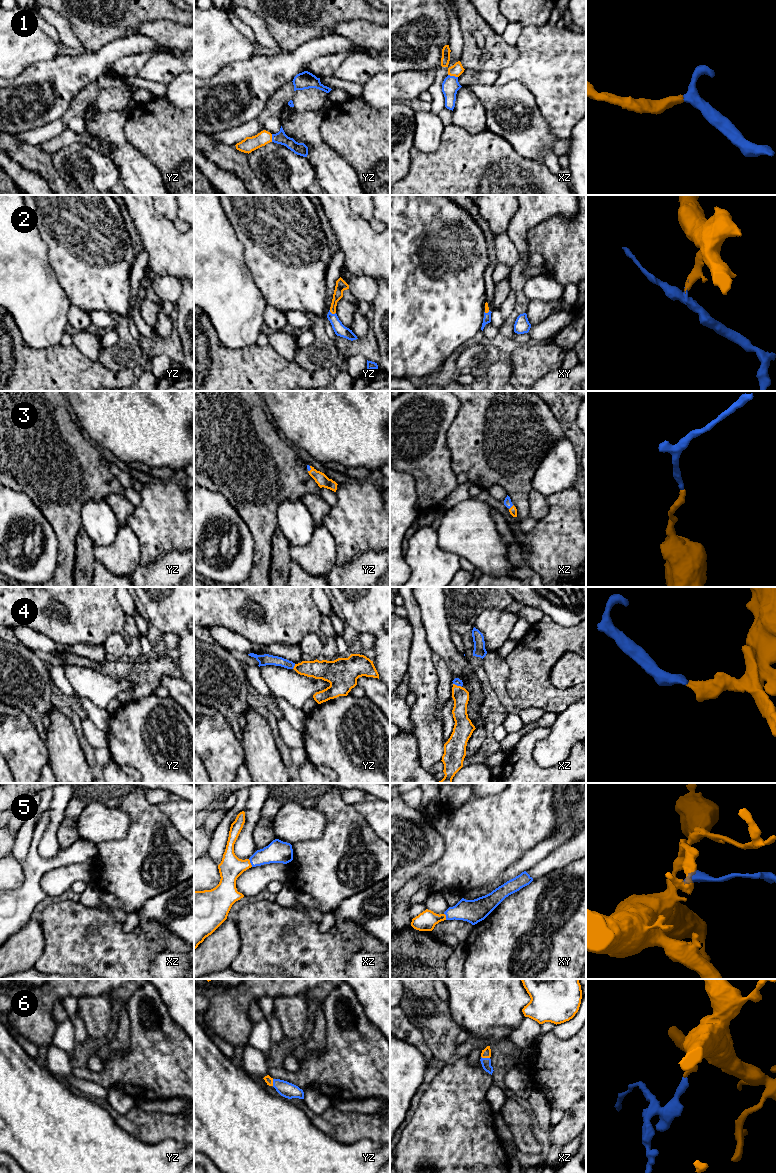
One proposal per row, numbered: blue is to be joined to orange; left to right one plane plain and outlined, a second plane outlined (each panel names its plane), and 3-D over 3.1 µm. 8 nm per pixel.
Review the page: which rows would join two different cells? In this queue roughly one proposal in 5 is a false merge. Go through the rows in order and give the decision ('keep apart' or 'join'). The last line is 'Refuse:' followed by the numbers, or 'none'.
1: join
2: join
3: join
4: join
5: join
6: join
Refuse: none

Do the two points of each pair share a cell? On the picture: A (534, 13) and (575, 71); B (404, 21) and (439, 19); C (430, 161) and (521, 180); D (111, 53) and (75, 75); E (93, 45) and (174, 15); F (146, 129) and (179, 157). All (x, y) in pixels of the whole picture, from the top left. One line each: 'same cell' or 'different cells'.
A: different cells
B: same cell
C: same cell
D: same cell
E: same cell
F: same cell

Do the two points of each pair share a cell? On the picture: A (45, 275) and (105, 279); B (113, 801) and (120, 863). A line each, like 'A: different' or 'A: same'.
A: different
B: different

